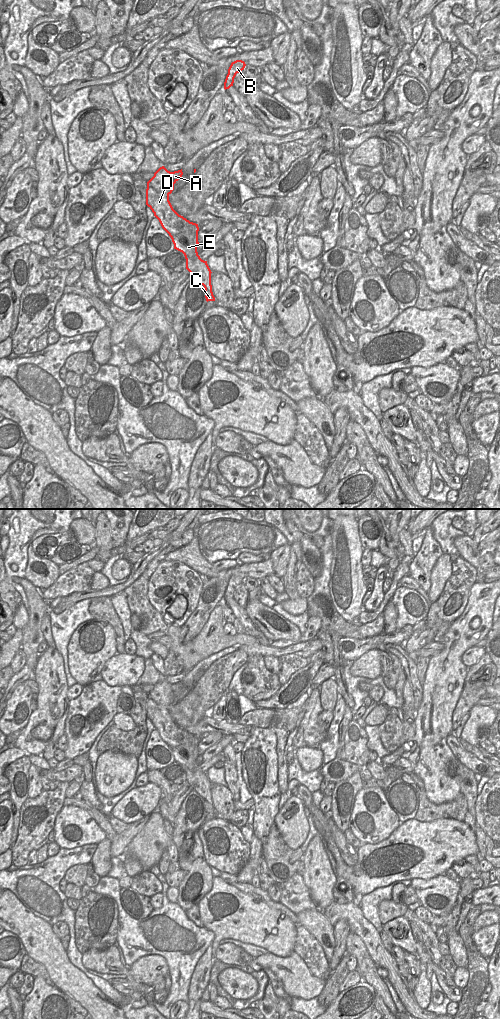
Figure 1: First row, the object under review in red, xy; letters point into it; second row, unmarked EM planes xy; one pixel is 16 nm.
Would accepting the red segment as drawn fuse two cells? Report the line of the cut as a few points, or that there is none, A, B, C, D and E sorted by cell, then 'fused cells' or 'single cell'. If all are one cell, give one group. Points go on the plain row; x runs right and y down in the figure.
xy (205, 801), (211, 804) | A B D E / C | fused cells

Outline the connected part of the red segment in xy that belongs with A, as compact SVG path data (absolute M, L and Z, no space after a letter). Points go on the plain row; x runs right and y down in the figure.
M160 679L147 694L146 717L159 732L162 740L169 746L174 761L182 764L186 771L186 781L205 802L212 804L211 782L197 764L198 736L179 727L169 713L174 696L182 689L182 681L174 684Z

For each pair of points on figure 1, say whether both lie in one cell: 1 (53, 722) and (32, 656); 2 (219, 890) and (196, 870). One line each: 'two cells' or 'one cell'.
1: two cells
2: two cells

